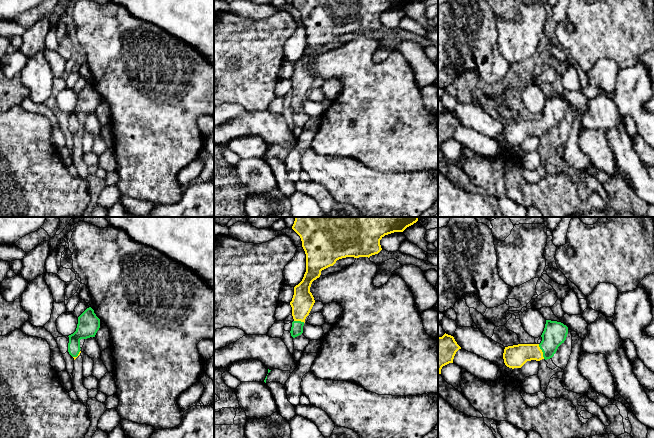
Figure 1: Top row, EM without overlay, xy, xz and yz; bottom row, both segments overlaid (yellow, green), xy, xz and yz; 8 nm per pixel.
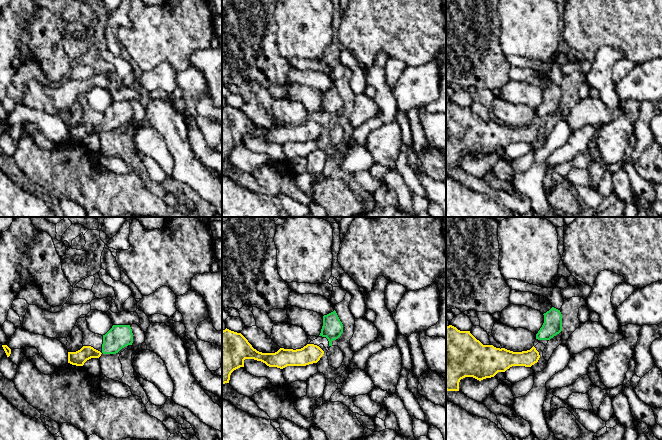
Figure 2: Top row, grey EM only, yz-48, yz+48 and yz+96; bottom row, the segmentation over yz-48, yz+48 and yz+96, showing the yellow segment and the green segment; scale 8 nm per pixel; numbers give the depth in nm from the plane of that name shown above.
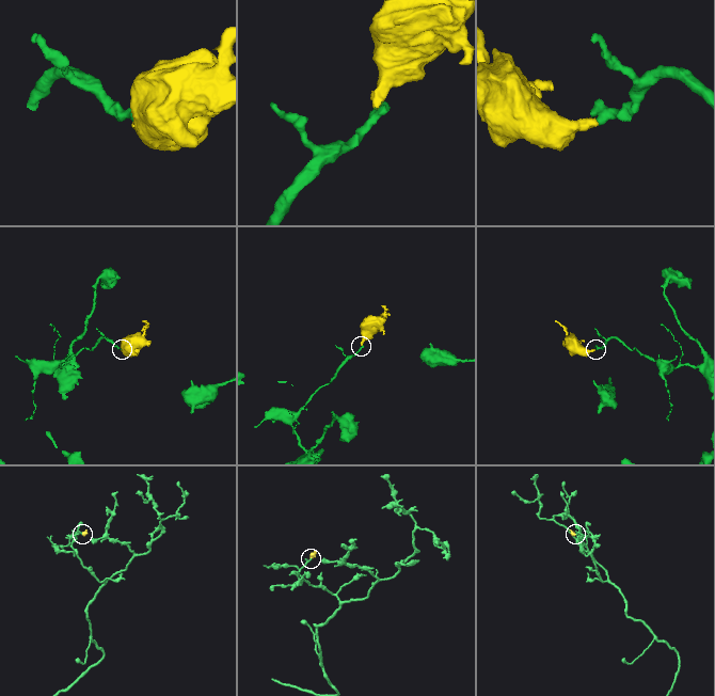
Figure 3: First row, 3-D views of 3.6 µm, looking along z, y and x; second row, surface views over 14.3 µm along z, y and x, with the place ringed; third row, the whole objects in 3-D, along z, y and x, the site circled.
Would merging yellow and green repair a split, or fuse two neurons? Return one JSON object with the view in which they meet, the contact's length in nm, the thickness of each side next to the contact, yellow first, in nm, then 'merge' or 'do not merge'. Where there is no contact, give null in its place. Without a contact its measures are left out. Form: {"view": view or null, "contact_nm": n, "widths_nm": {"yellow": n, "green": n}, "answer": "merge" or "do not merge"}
{"view": "yz", "contact_nm": 130, "widths_nm": {"yellow": 180, "green": 190}, "answer": "merge"}

